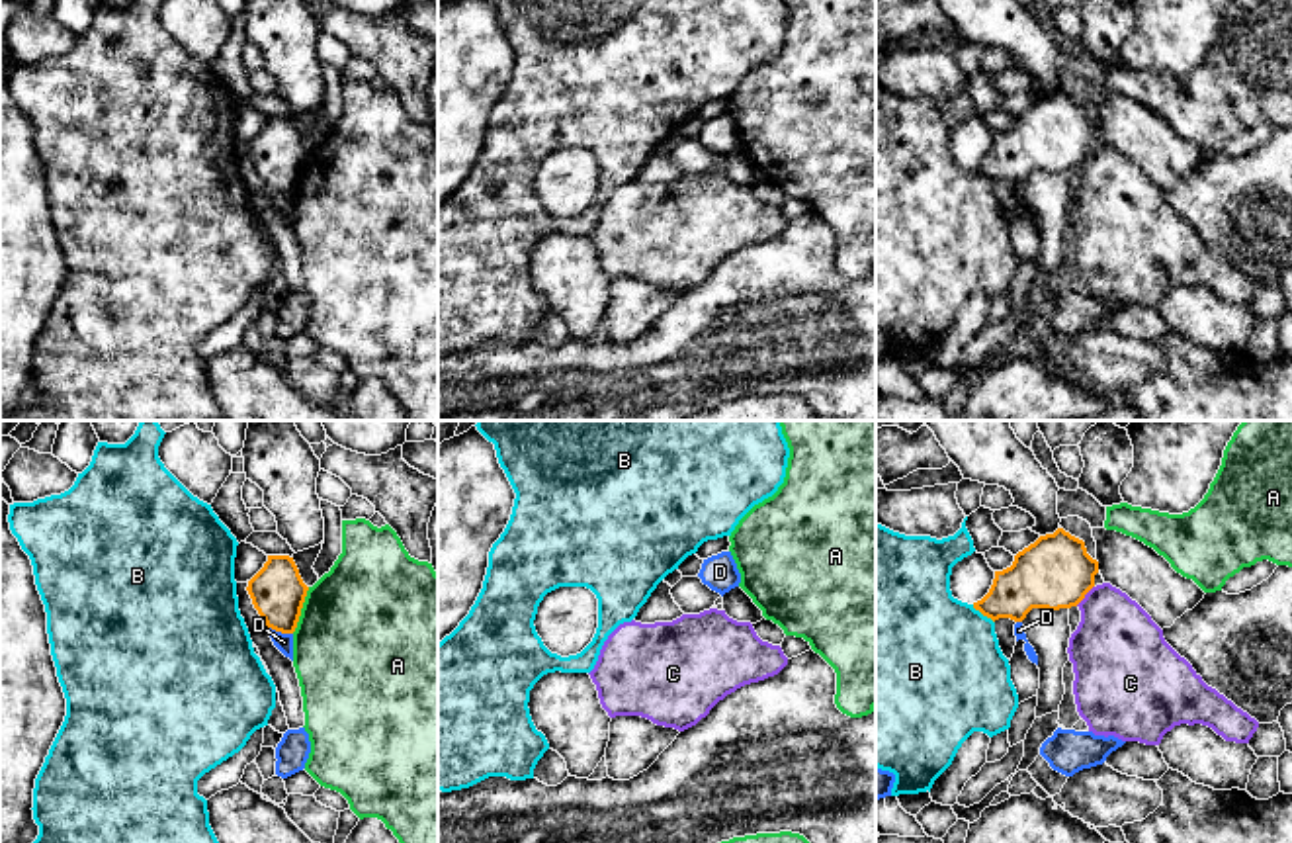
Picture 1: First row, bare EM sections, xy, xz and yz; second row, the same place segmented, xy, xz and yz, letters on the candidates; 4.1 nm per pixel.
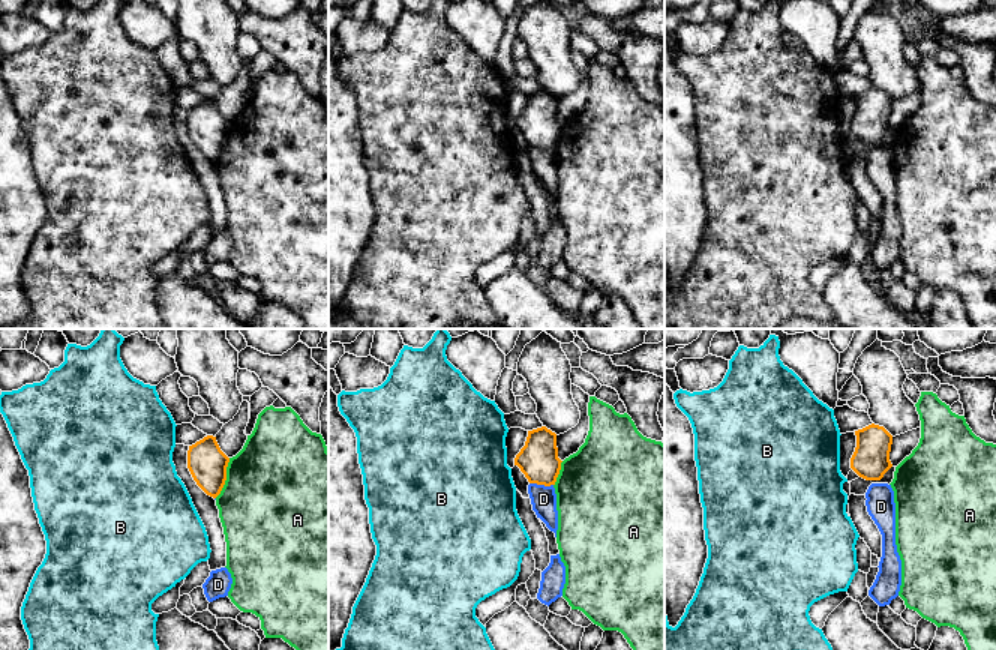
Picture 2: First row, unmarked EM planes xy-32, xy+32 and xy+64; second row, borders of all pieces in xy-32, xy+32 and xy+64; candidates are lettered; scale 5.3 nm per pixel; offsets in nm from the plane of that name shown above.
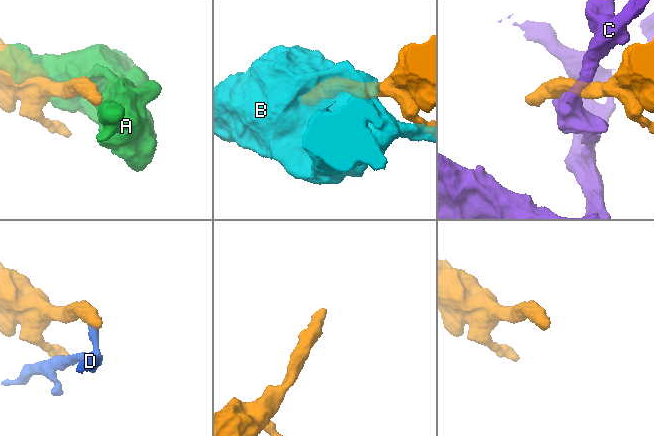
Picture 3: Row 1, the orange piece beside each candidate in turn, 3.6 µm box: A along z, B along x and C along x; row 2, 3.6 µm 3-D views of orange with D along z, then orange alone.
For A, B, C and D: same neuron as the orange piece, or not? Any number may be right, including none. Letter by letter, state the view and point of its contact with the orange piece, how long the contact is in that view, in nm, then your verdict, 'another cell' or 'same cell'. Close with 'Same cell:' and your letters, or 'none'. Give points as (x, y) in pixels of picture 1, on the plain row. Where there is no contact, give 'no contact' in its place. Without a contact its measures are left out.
A: xy (300, 173) | 200 nm | another cell
B: yz (984, 177) | 120 nm | another cell
C: yz (1085, 155) | 120 nm | another cell
D: xy (280, 192) | 110 nm | another cell
Same cell: none

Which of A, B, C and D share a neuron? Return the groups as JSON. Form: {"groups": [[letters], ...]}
{"groups": [["A"], ["B"], ["C"], ["D"]]}

